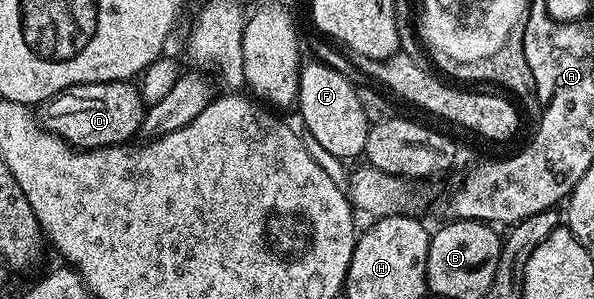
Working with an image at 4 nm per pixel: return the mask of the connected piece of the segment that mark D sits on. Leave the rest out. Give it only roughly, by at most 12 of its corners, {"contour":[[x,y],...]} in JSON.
{"contour":[[132,81],[83,83],[38,118],[77,149],[127,144],[146,104]]}

